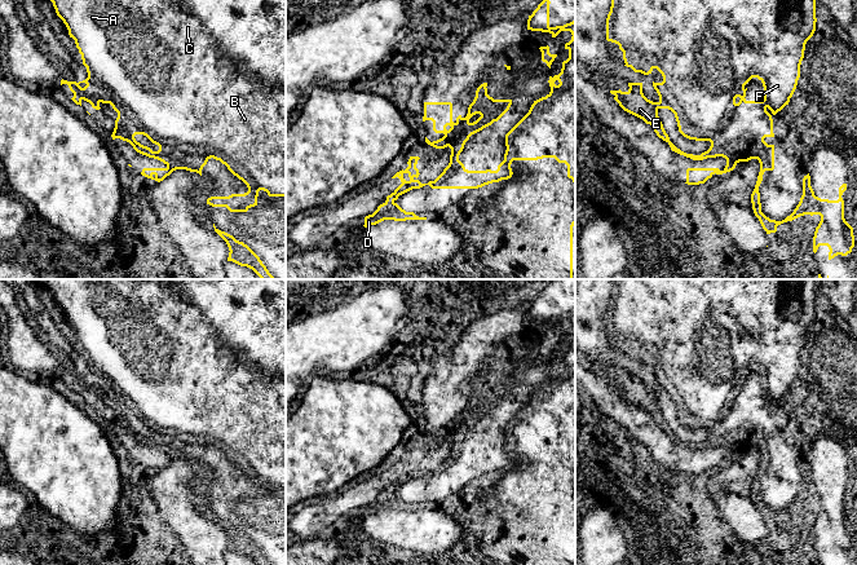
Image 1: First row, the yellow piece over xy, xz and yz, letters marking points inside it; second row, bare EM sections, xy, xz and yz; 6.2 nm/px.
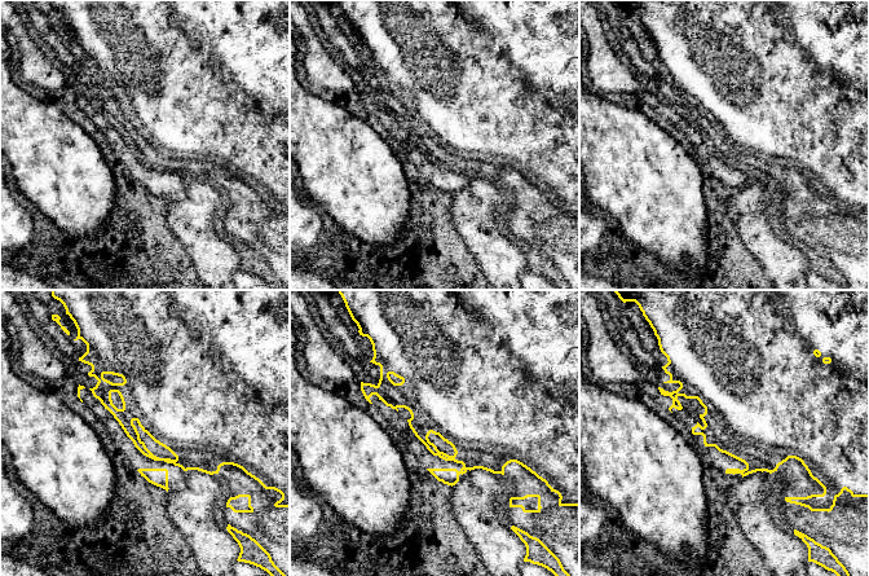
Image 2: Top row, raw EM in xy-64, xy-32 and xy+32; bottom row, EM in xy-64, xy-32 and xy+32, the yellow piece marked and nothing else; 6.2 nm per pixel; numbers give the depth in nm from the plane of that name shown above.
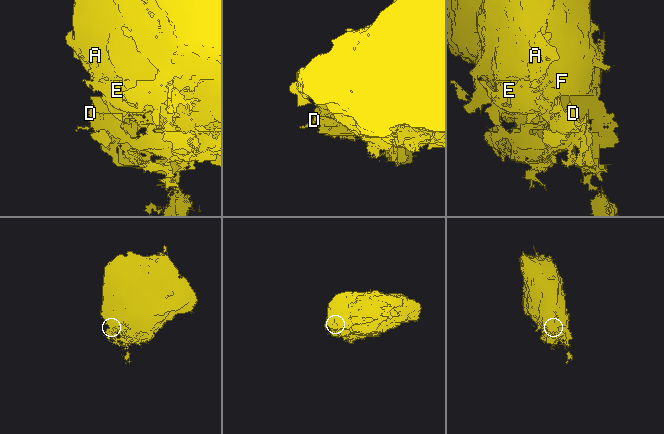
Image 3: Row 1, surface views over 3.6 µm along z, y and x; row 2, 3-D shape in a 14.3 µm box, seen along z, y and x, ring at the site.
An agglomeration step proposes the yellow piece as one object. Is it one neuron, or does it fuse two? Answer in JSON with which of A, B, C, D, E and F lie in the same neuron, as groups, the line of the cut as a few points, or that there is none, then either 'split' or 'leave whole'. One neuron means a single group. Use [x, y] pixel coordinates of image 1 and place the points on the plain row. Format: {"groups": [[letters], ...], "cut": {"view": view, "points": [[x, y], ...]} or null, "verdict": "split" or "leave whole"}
{"groups": [["A", "B", "C", "D", "E", "F"]], "cut": null, "verdict": "leave whole"}

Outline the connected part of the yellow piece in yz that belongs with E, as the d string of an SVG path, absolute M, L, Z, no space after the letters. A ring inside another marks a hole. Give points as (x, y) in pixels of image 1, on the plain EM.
M613 279L611 296L606 308L606 330L619 335L623 341L624 356L635 362L644 365L651 363L657 358L662 366L662 372L654 372L653 376L659 385L658 392L648 389L642 383L642 372L628 372L627 381L610 380L619 396L650 414L659 428L666 431L671 440L690 447L703 450L707 447L723 446L726 455L723 460L719 458L688 458L688 474L704 473L715 463L723 464L735 458L739 451L757 449L760 462L755 478L751 484L751 493L755 506L759 508L767 524L776 522L777 516L792 511L804 504L820 504L821 511L816 517L813 526L813 542L820 535L827 535L829 549L838 544L847 546L854 537L853 517L844 508L843 482L847 473L839 477L839 489L829 490L814 485L810 476L809 463L803 468L803 485L794 502L782 511L770 509L761 502L759 476L765 460L774 459L774 434L768 434L764 428L774 427L772 406L788 394L798 370L800 367L800 354L804 348L807 331L816 321L816 288L820 279ZM752 367L757 367L764 376L763 390L747 390L745 376ZM659 398L668 398L675 403L679 421L695 431L710 431L711 436L701 445L686 443L677 438L666 423L658 406Z

